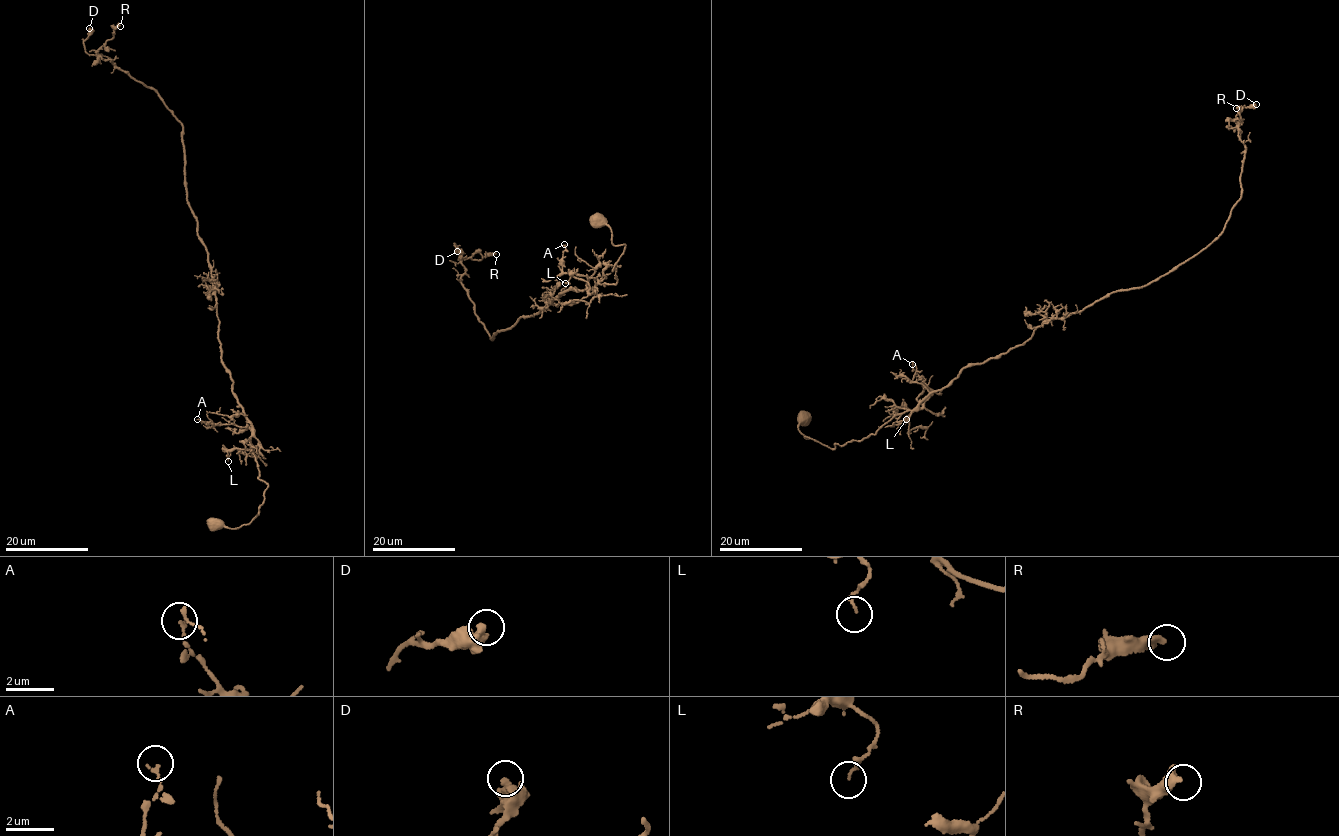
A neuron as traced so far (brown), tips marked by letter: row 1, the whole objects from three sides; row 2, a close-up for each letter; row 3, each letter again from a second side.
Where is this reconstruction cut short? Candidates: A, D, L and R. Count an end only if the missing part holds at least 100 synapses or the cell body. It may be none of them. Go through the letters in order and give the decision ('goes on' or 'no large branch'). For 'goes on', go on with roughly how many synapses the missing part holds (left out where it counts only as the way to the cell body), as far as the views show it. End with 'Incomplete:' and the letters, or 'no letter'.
A: no large branch
D: no large branch
L: no large branch
R: no large branch
Incomplete: no letter

